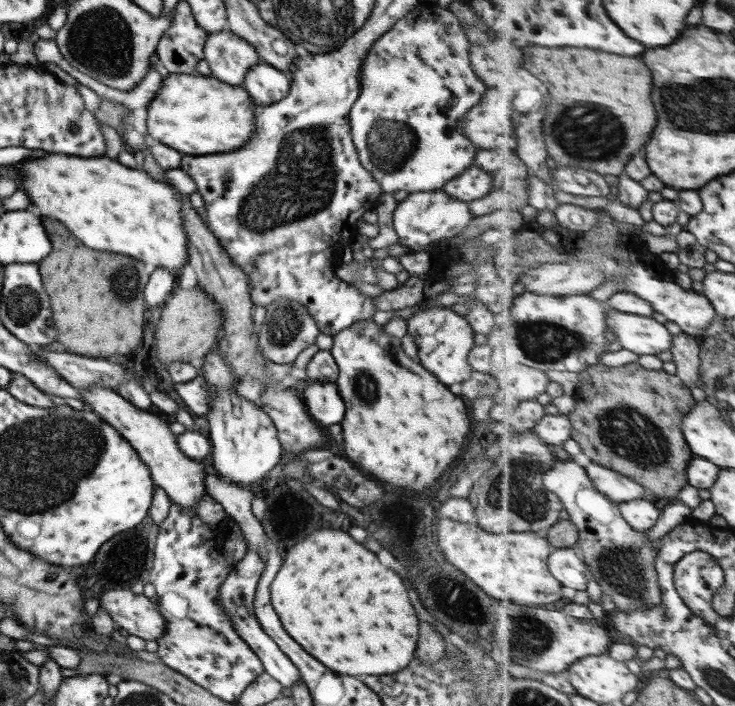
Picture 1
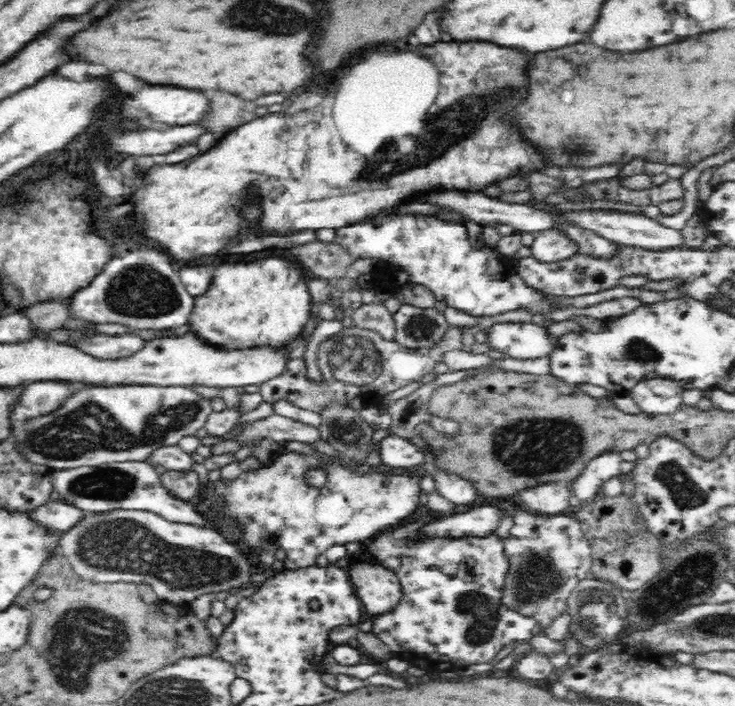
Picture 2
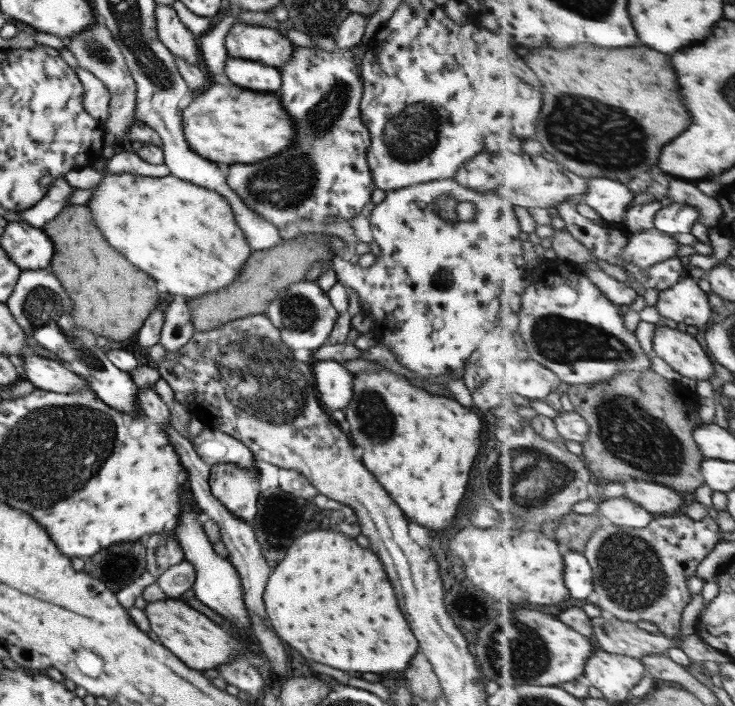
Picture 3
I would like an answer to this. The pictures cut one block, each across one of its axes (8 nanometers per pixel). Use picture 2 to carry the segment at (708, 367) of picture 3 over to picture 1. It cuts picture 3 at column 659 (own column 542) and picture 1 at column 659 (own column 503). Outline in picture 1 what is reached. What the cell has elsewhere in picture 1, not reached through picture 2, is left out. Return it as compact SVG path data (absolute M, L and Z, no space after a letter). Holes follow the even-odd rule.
M609 309L606 324L613 330L621 346L637 355L654 354L671 350L675 329L670 324L663 325L655 318L628 314Z

